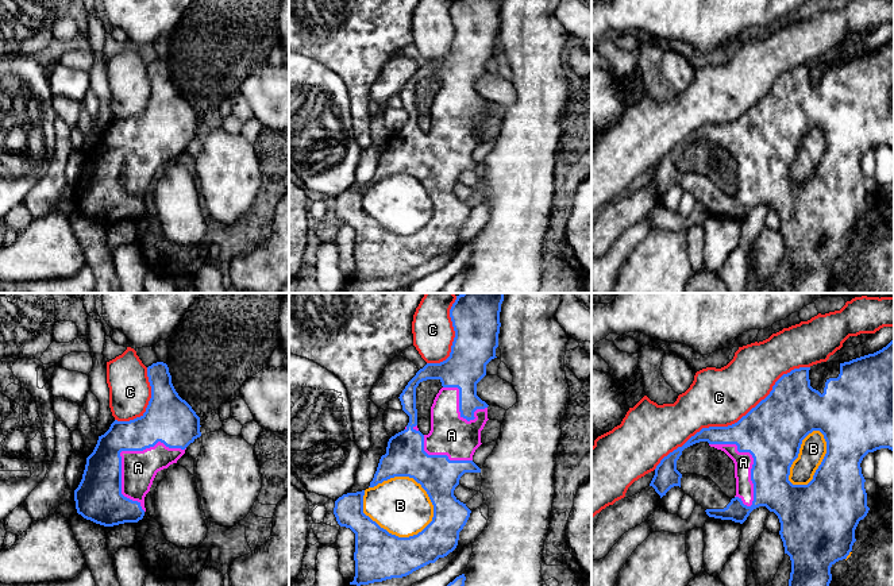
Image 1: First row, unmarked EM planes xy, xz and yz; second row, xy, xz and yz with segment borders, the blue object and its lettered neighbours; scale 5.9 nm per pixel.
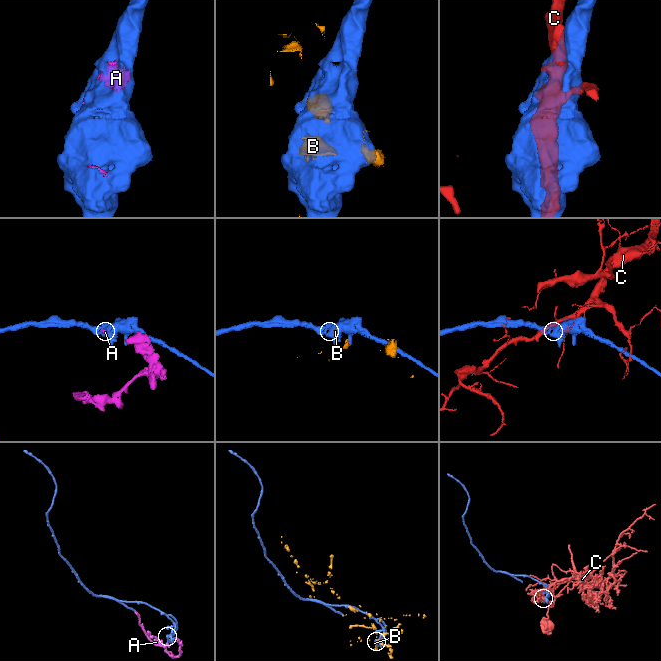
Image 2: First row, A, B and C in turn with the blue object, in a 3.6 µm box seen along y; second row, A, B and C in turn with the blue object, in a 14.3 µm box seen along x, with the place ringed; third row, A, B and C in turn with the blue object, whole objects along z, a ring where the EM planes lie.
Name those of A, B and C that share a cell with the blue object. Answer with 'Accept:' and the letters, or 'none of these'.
Accept: A

